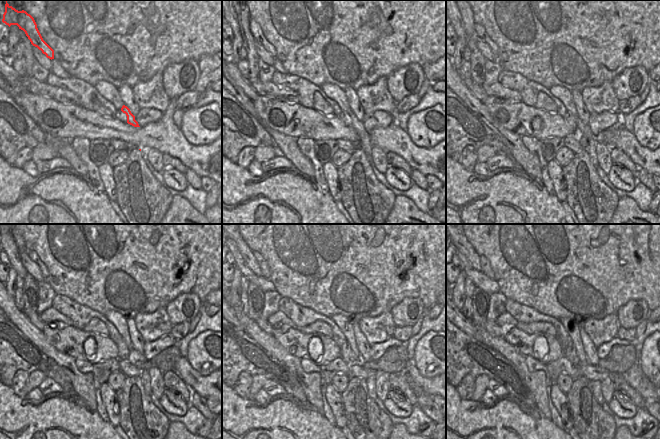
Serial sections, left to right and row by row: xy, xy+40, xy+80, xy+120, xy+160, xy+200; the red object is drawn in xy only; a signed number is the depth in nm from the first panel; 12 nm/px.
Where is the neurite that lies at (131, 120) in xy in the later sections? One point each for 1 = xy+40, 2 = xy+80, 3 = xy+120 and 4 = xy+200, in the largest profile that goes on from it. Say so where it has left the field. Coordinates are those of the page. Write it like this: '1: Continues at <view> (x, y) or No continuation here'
1: Continues at xy+40 (356, 124)
2: Continues at xy+80 (582, 129)
3: Continues at xy+120 (144, 375)
4: Continues at xy+200 (596, 385)

